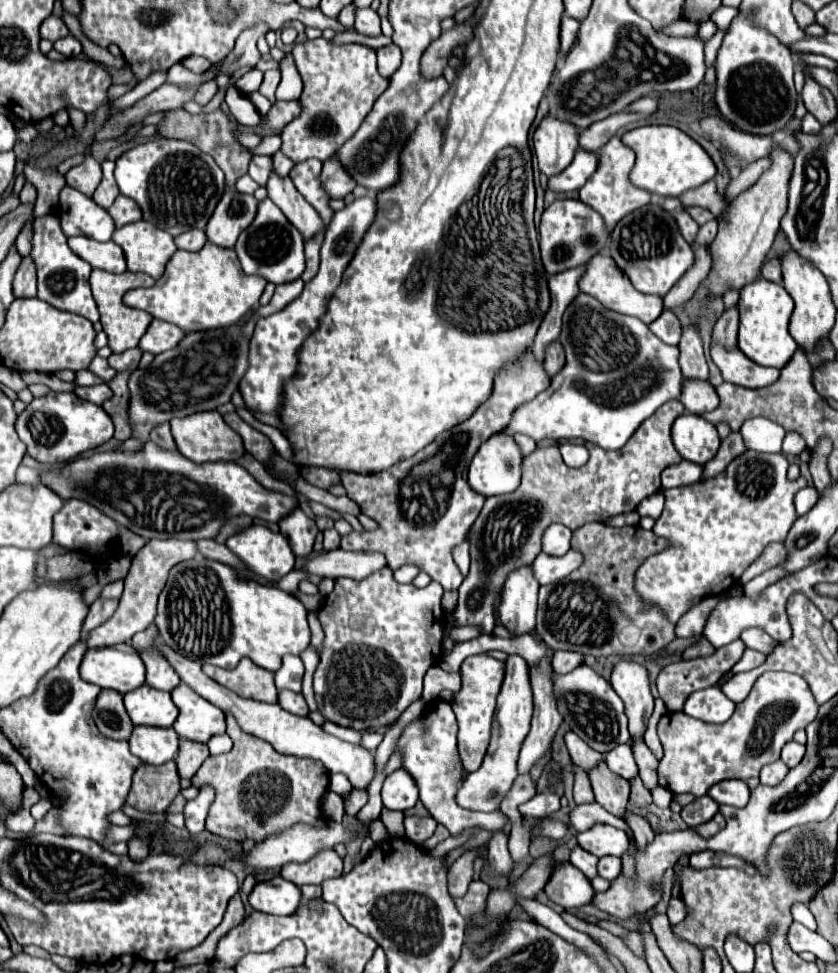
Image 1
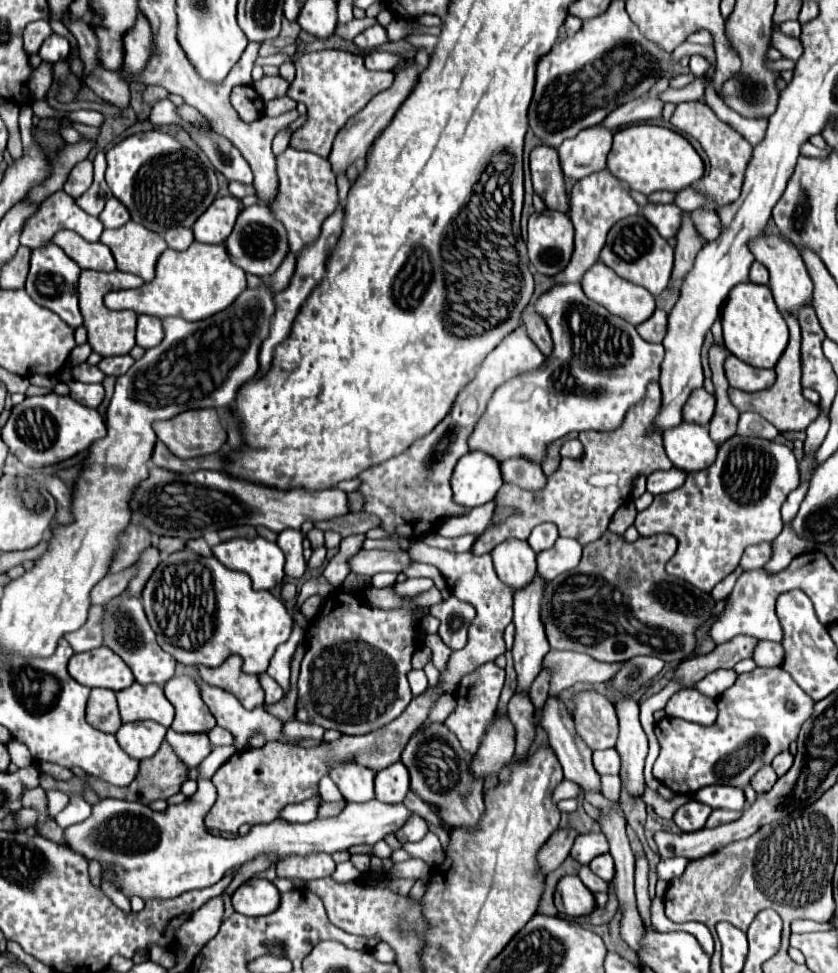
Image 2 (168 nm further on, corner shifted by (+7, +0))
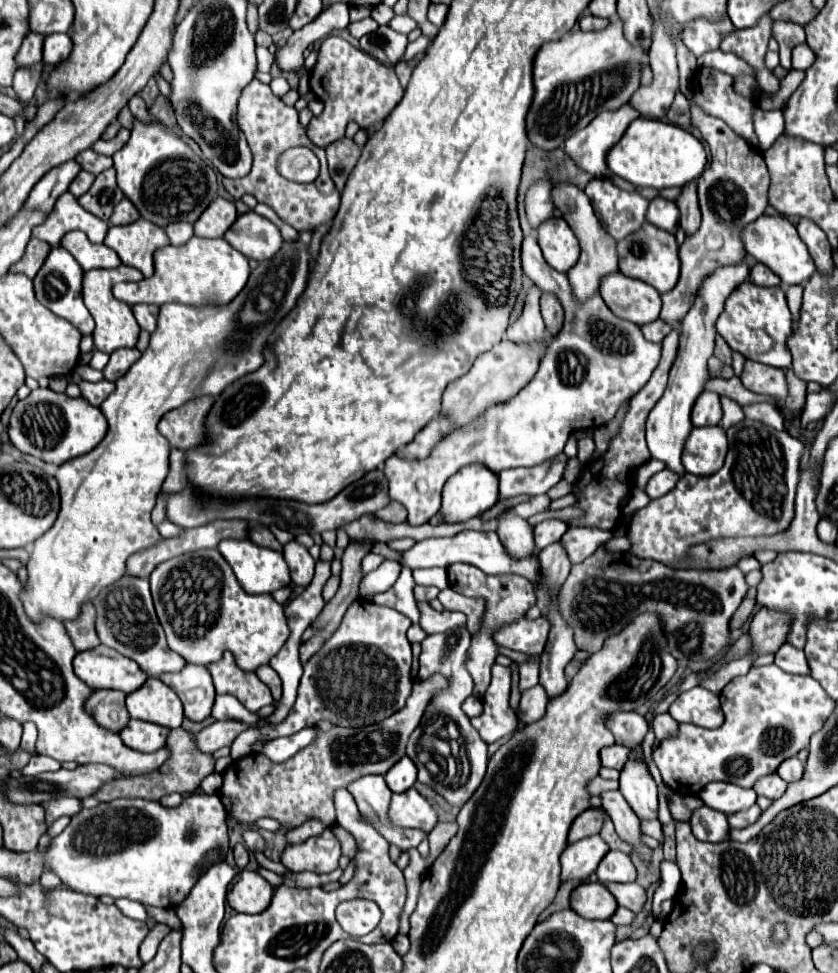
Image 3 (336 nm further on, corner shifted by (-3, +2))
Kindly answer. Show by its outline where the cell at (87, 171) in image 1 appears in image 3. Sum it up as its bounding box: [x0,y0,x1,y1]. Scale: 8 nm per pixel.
[70,170,96,198]

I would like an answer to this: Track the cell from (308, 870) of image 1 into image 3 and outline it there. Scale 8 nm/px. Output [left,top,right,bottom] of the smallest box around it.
[282,830,340,874]

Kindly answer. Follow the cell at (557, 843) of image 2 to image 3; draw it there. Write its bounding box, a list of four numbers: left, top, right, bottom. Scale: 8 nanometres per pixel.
[568,808,604,844]

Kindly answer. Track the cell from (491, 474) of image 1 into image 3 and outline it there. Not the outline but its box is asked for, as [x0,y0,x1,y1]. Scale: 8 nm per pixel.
[442,464,498,522]

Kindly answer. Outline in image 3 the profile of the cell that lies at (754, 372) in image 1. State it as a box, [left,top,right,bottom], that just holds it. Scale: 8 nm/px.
[740,360,788,402]

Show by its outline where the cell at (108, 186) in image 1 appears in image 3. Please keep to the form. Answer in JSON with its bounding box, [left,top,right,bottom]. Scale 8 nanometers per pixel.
[78,168,124,220]

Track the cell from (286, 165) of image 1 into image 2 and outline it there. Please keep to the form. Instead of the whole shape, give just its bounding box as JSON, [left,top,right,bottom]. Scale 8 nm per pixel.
[272,128,292,154]

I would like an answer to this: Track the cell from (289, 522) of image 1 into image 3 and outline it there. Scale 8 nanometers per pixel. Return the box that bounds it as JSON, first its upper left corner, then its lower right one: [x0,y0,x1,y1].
[284,540,314,586]

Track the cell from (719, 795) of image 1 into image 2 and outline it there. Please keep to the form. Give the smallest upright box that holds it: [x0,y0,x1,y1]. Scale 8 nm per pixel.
[694,786,746,810]

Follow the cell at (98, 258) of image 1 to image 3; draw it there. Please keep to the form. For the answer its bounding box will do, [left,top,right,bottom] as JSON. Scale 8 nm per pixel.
[60,232,122,270]

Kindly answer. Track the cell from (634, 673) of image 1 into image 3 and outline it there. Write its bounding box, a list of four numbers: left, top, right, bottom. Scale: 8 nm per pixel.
[620,746,658,818]

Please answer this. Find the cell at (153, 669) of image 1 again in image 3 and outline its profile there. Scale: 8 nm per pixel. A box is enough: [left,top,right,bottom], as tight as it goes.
[94,578,186,678]

